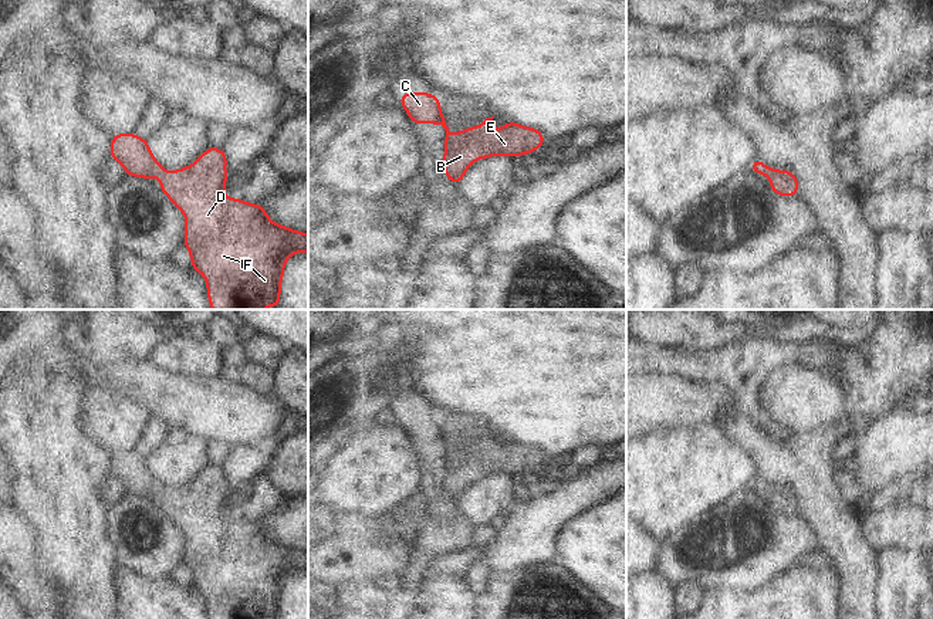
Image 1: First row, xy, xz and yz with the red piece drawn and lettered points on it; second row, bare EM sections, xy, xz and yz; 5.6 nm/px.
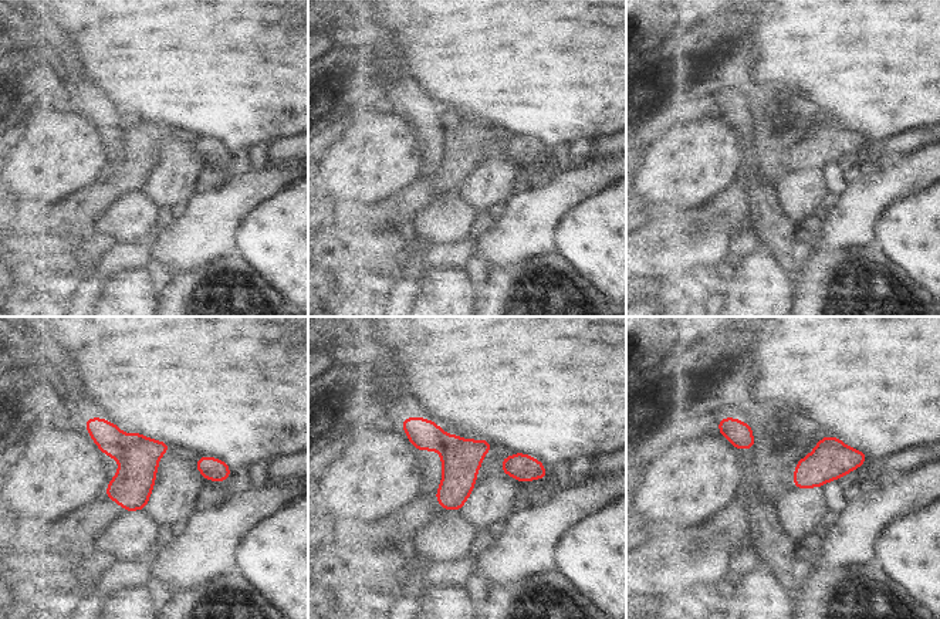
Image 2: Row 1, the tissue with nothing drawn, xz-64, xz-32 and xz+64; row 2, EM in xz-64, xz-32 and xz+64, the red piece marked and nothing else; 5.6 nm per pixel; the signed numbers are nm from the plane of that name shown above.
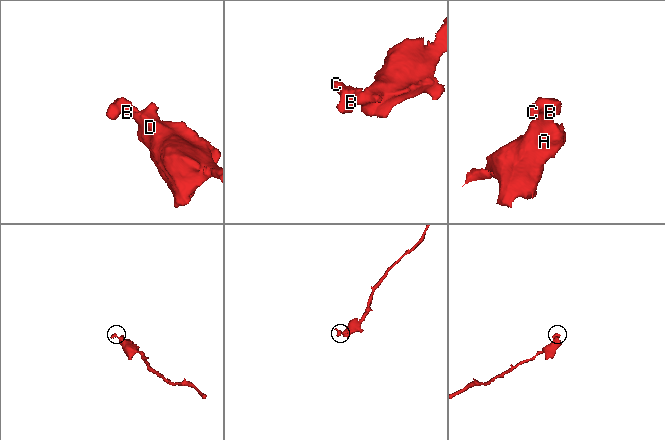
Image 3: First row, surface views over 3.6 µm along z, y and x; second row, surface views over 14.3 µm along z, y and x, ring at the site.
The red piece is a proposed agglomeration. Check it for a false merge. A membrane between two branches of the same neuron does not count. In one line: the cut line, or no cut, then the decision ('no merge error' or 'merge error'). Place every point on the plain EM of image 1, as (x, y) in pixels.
no cut | no merge error

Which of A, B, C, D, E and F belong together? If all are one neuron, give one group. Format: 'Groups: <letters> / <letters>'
Groups: A B C D E F.

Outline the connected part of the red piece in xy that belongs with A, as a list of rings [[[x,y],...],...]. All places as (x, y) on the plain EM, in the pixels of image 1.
[[[116,451],[112,453],[111,476],[122,481],[126,494],[160,495],[160,508],[186,535],[185,566],[192,572],[190,584],[207,598],[209,619],[280,619],[284,581],[294,571],[308,571],[308,552],[273,541],[260,521],[250,522],[240,517],[226,517],[223,505],[229,493],[224,490],[227,476],[222,466],[207,466],[193,483],[165,490],[153,476],[148,457],[141,457],[135,451]]]

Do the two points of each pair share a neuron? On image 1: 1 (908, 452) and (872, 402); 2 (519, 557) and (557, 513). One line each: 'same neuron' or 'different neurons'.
1: different neurons
2: same neuron

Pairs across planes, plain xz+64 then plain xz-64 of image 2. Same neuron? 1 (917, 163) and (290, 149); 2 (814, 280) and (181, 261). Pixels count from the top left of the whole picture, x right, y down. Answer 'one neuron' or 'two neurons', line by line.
1: two neurons
2: two neurons

